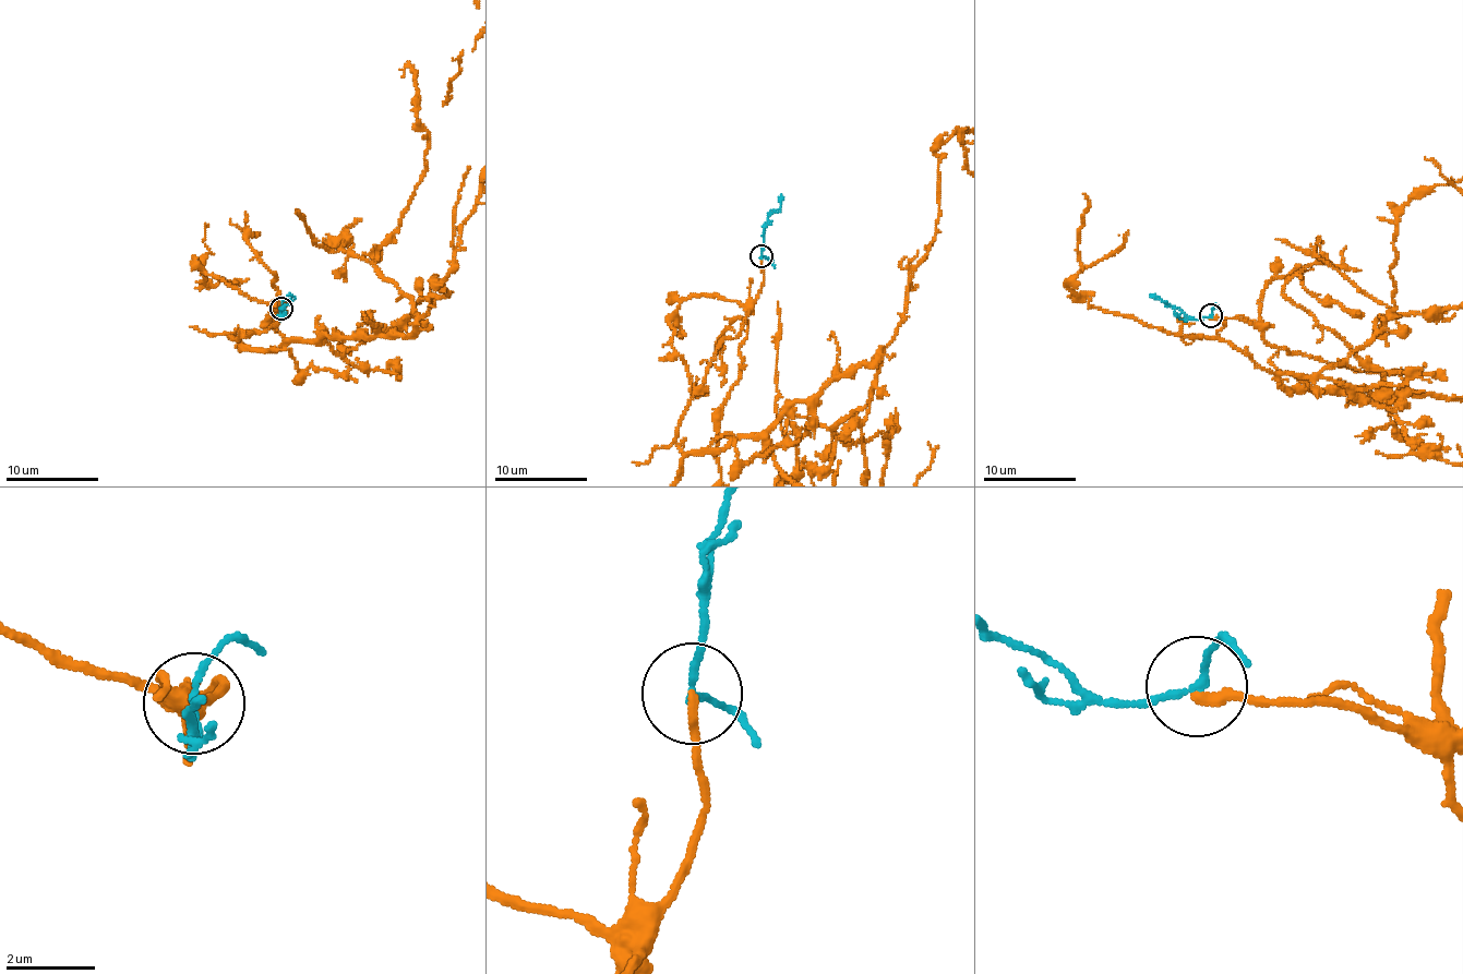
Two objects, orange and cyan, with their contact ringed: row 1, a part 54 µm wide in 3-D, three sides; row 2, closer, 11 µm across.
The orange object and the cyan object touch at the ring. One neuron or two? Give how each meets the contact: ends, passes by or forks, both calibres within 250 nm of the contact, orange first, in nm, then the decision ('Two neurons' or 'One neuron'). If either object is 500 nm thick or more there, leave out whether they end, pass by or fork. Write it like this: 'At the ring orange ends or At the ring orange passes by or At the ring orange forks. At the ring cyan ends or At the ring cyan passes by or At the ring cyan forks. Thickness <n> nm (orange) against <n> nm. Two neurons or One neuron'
At the ring orange ends. At the ring cyan passes by. Thickness 200 nm (orange) against 140 nm. One neuron

